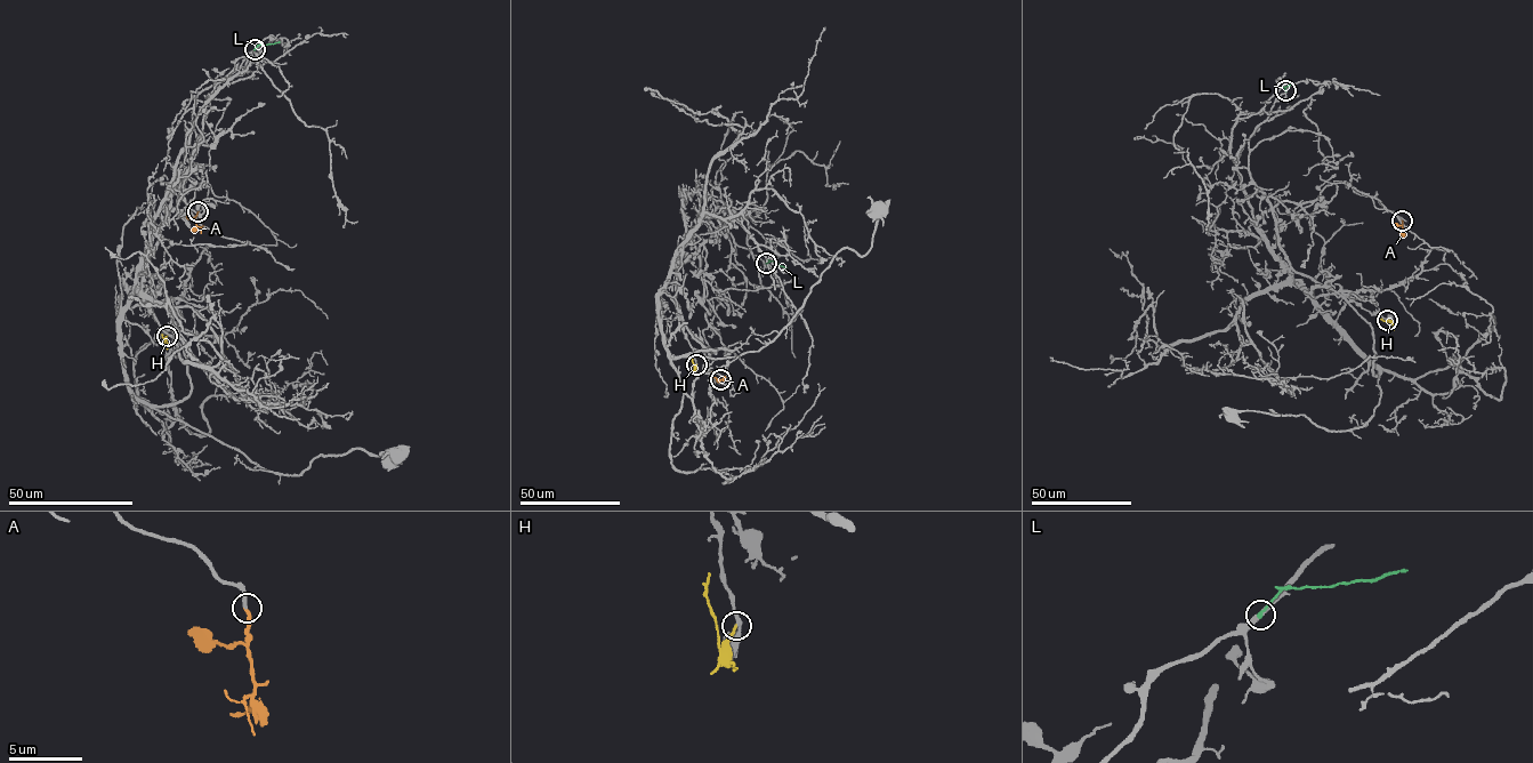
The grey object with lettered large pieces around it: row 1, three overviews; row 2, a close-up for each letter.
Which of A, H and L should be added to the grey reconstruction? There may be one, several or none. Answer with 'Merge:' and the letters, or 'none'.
Merge: A, H

